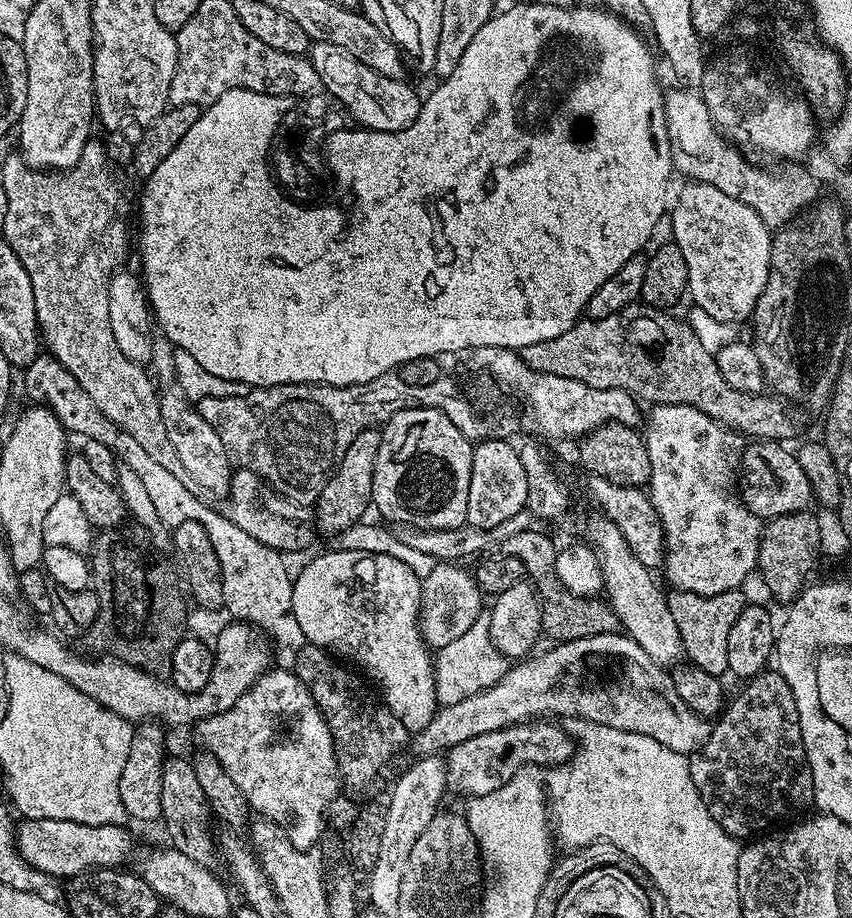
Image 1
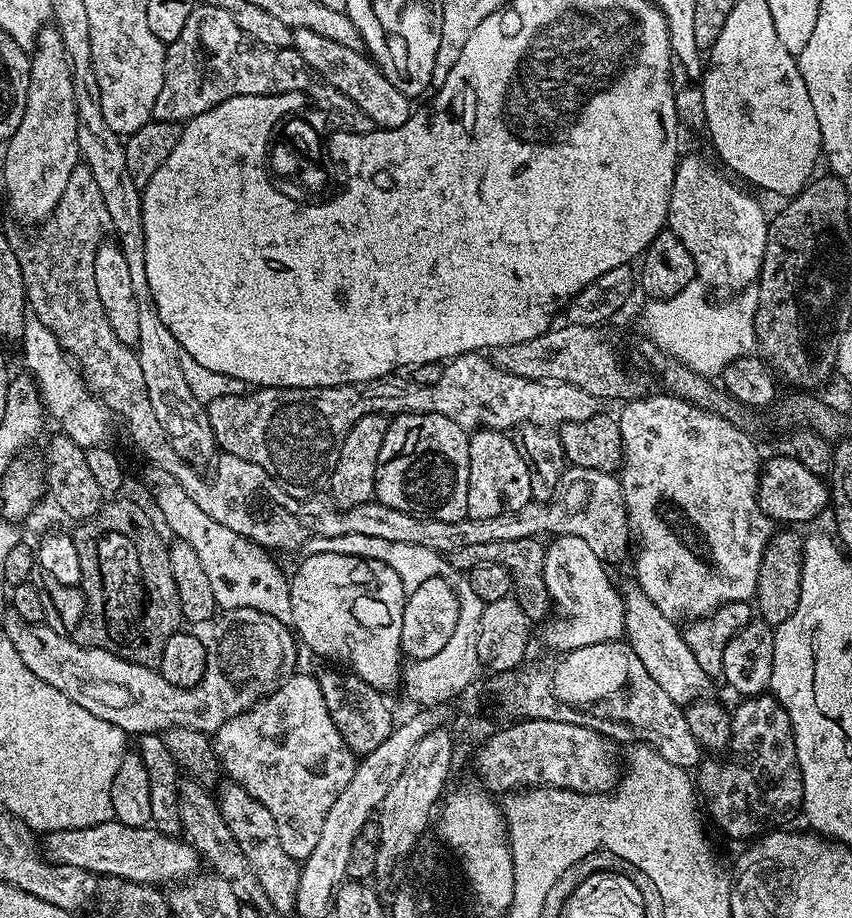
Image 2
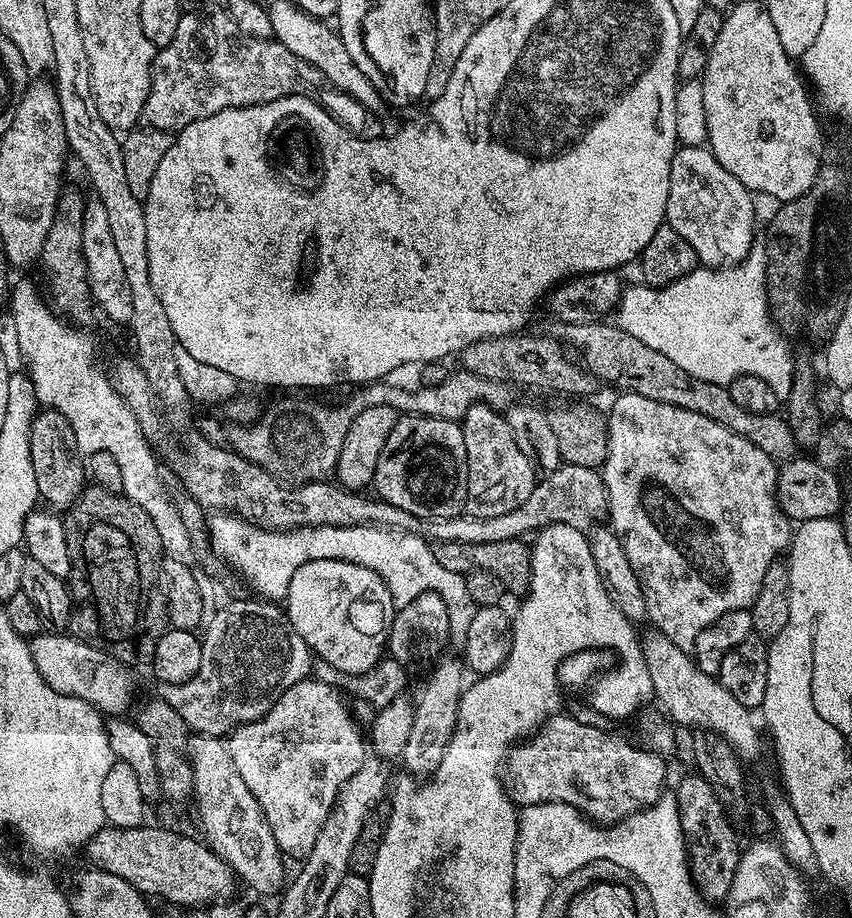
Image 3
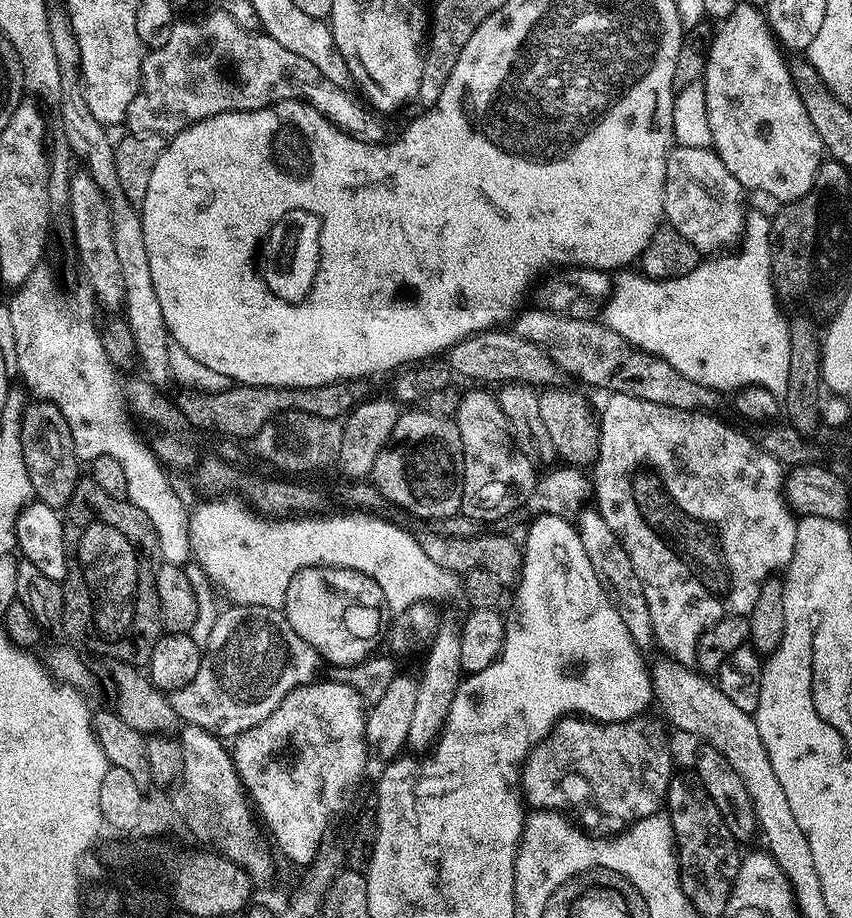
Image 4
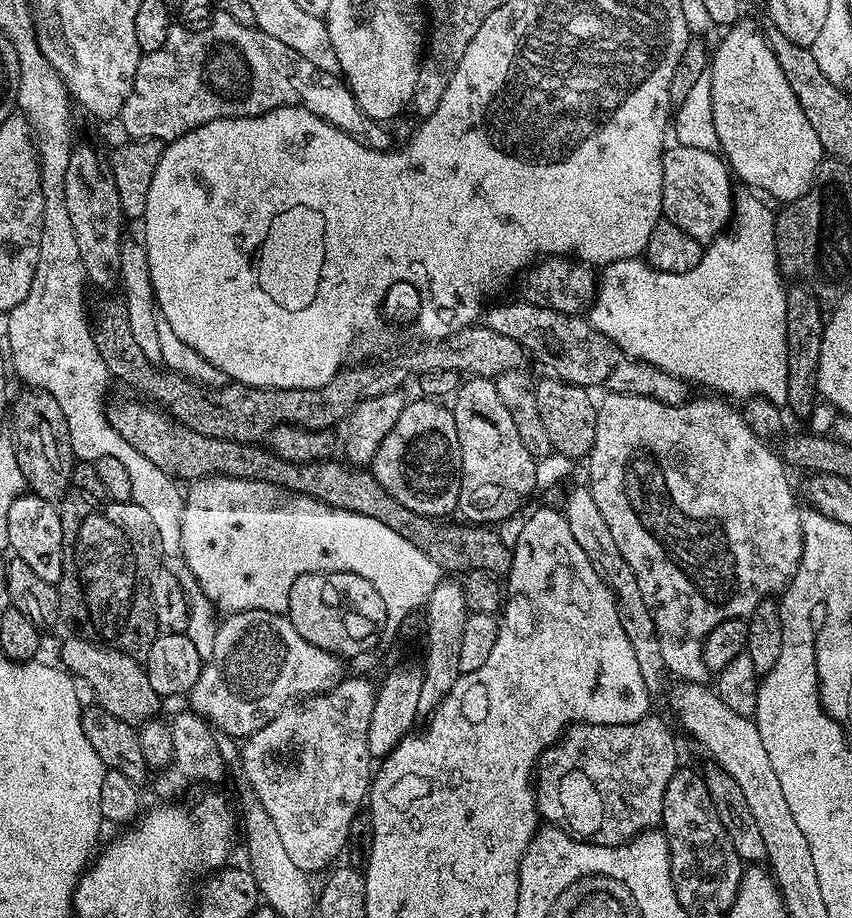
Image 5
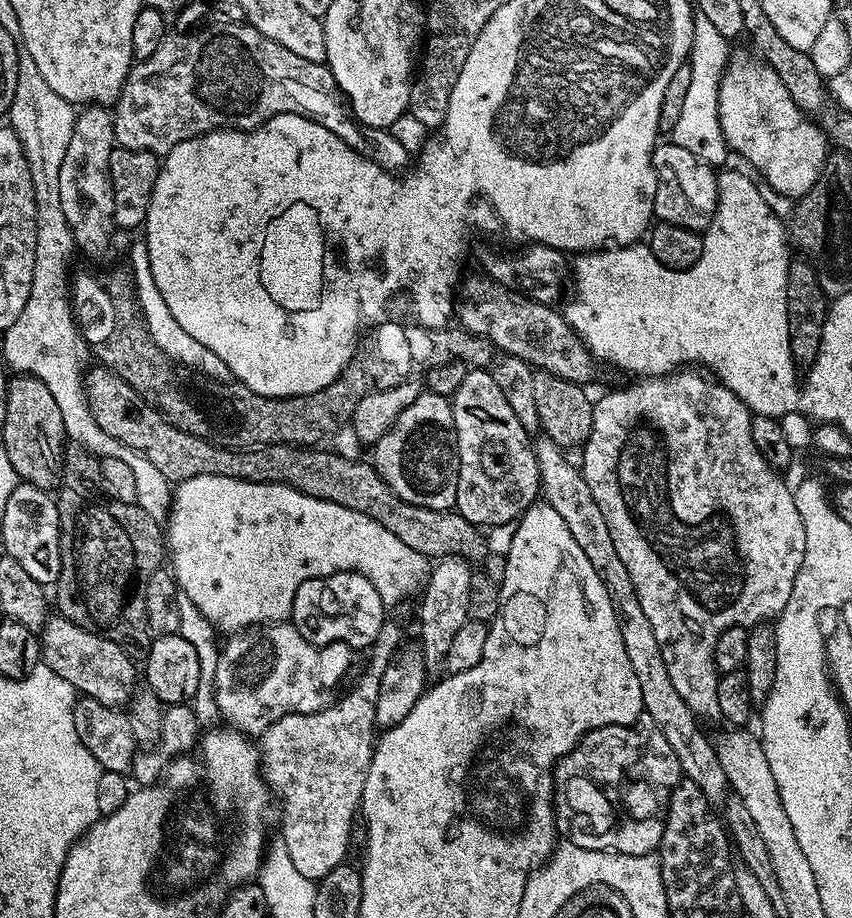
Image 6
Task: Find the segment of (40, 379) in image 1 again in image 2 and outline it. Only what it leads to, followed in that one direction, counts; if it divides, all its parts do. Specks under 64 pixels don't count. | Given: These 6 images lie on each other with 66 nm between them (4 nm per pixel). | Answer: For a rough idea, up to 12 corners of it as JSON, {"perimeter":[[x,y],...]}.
{"perimeter":[[156,465],[144,482],[196,550],[221,611],[289,621],[290,580],[267,549],[215,522]]}

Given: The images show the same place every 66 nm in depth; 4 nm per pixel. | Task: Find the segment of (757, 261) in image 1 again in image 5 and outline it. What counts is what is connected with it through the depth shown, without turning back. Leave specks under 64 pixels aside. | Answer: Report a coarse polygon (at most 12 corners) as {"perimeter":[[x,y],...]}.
{"perimeter":[[676,144],[662,153],[663,215],[711,242],[732,218],[727,163]]}

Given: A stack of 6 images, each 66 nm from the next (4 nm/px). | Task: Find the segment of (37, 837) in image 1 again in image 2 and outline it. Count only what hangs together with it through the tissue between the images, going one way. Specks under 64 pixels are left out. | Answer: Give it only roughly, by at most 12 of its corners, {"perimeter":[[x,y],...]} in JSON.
{"perimeter":[[115,818],[42,840],[52,864],[165,886],[202,868],[187,839]]}

